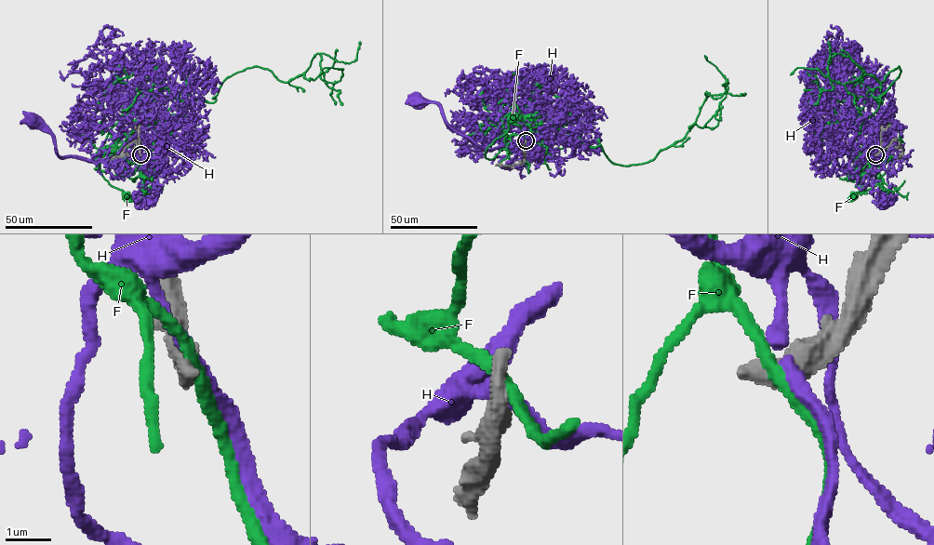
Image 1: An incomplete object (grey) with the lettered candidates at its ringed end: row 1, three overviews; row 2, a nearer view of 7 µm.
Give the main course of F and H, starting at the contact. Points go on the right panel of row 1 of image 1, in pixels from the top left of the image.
F: (875, 154), (869, 135), (882, 123), (893, 132), (891, 163), (871, 188), (856, 192), (852, 196)
H: (876, 154), (864, 148), (852, 118), (879, 137), (884, 154), (879, 160), (849, 154), (841, 146), (835, 121)

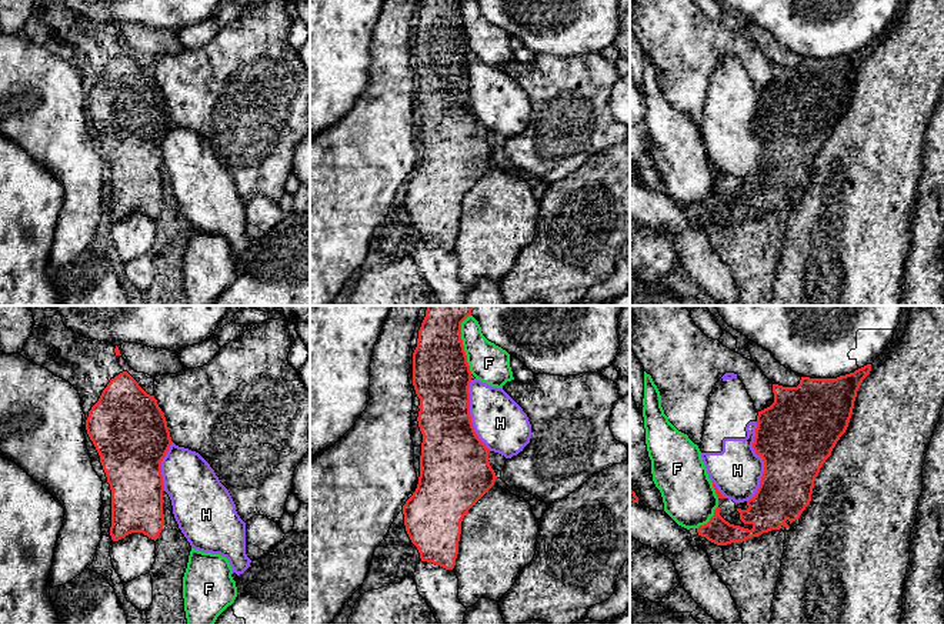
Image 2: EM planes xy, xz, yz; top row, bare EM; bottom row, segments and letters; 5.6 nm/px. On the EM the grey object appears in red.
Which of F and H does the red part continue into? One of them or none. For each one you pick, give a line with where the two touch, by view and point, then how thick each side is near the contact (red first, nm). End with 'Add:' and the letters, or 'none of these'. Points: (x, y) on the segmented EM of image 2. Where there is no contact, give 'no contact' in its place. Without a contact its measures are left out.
Add: none of these

